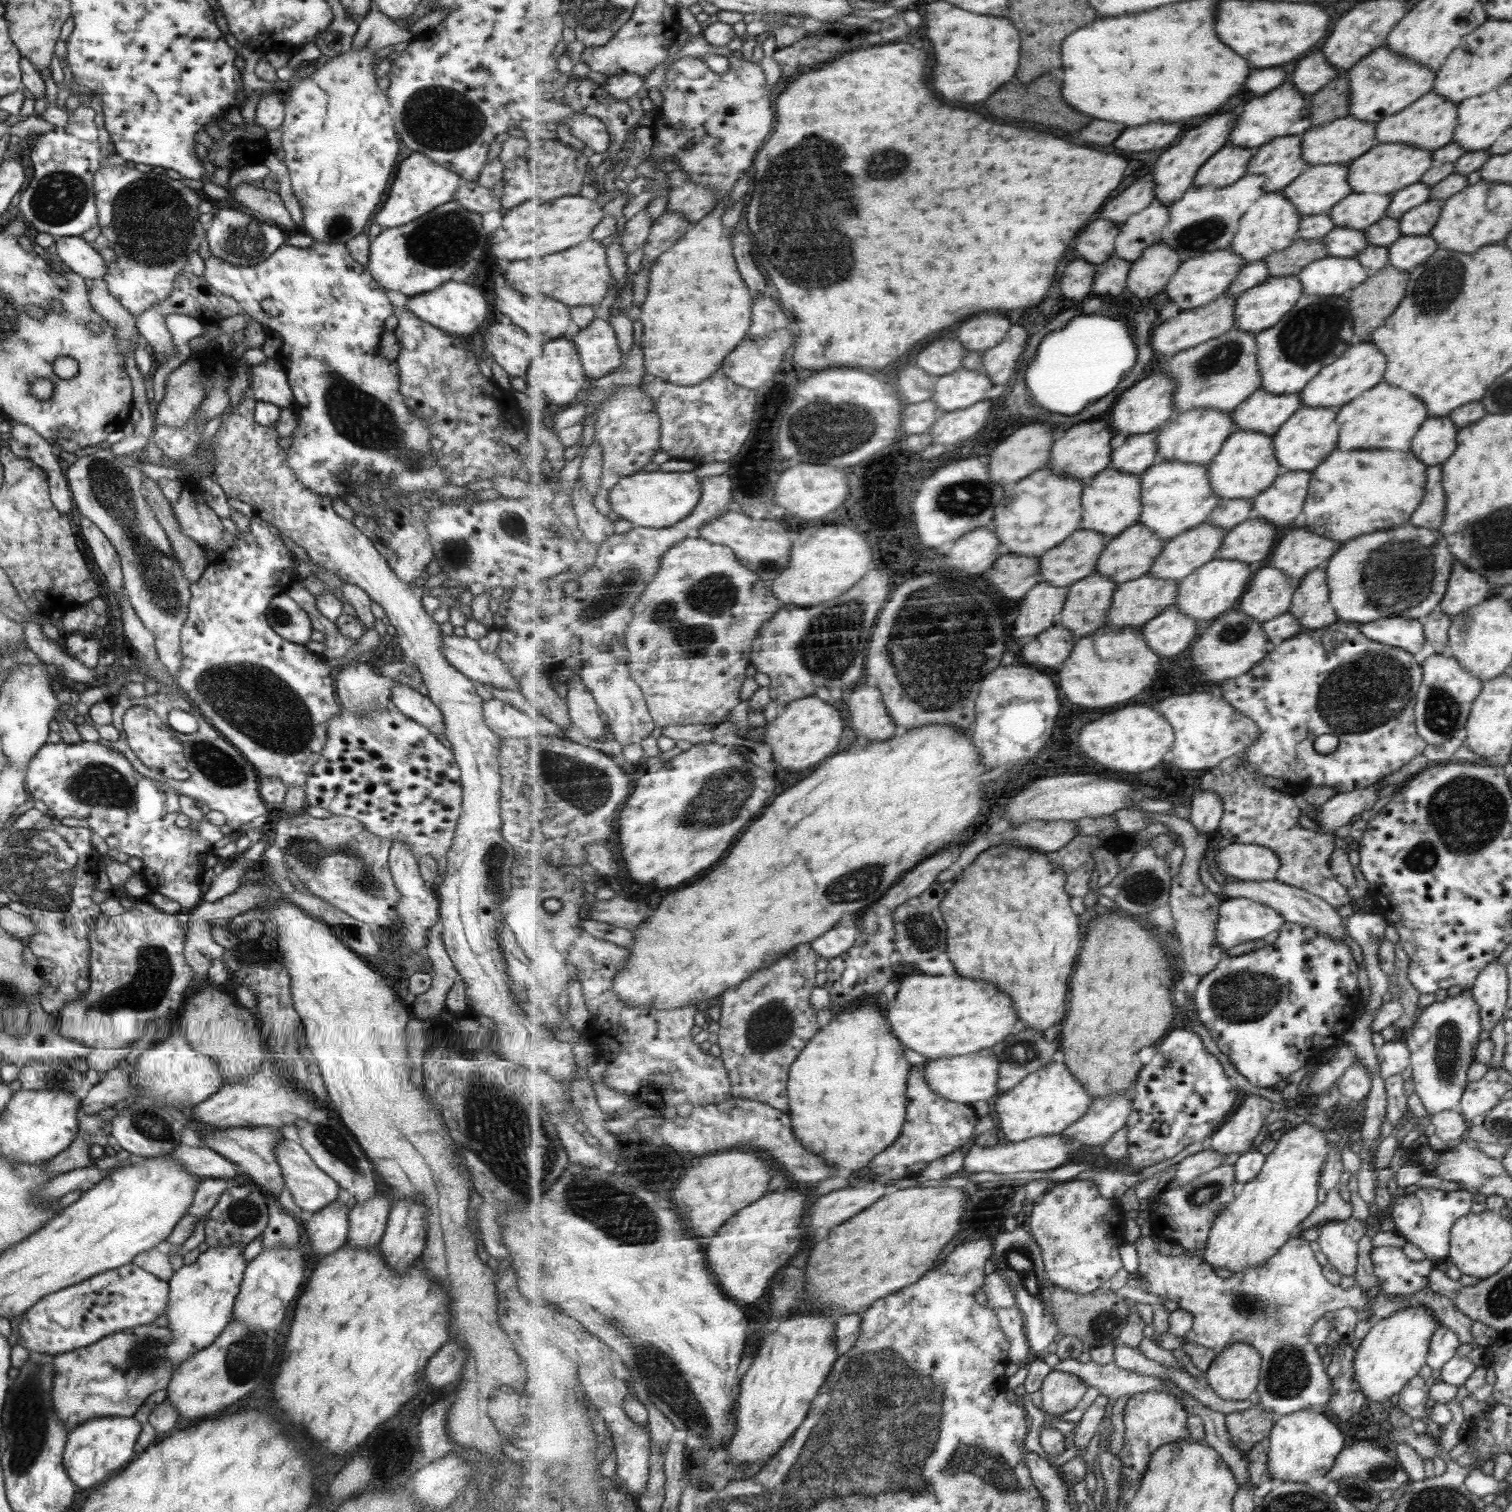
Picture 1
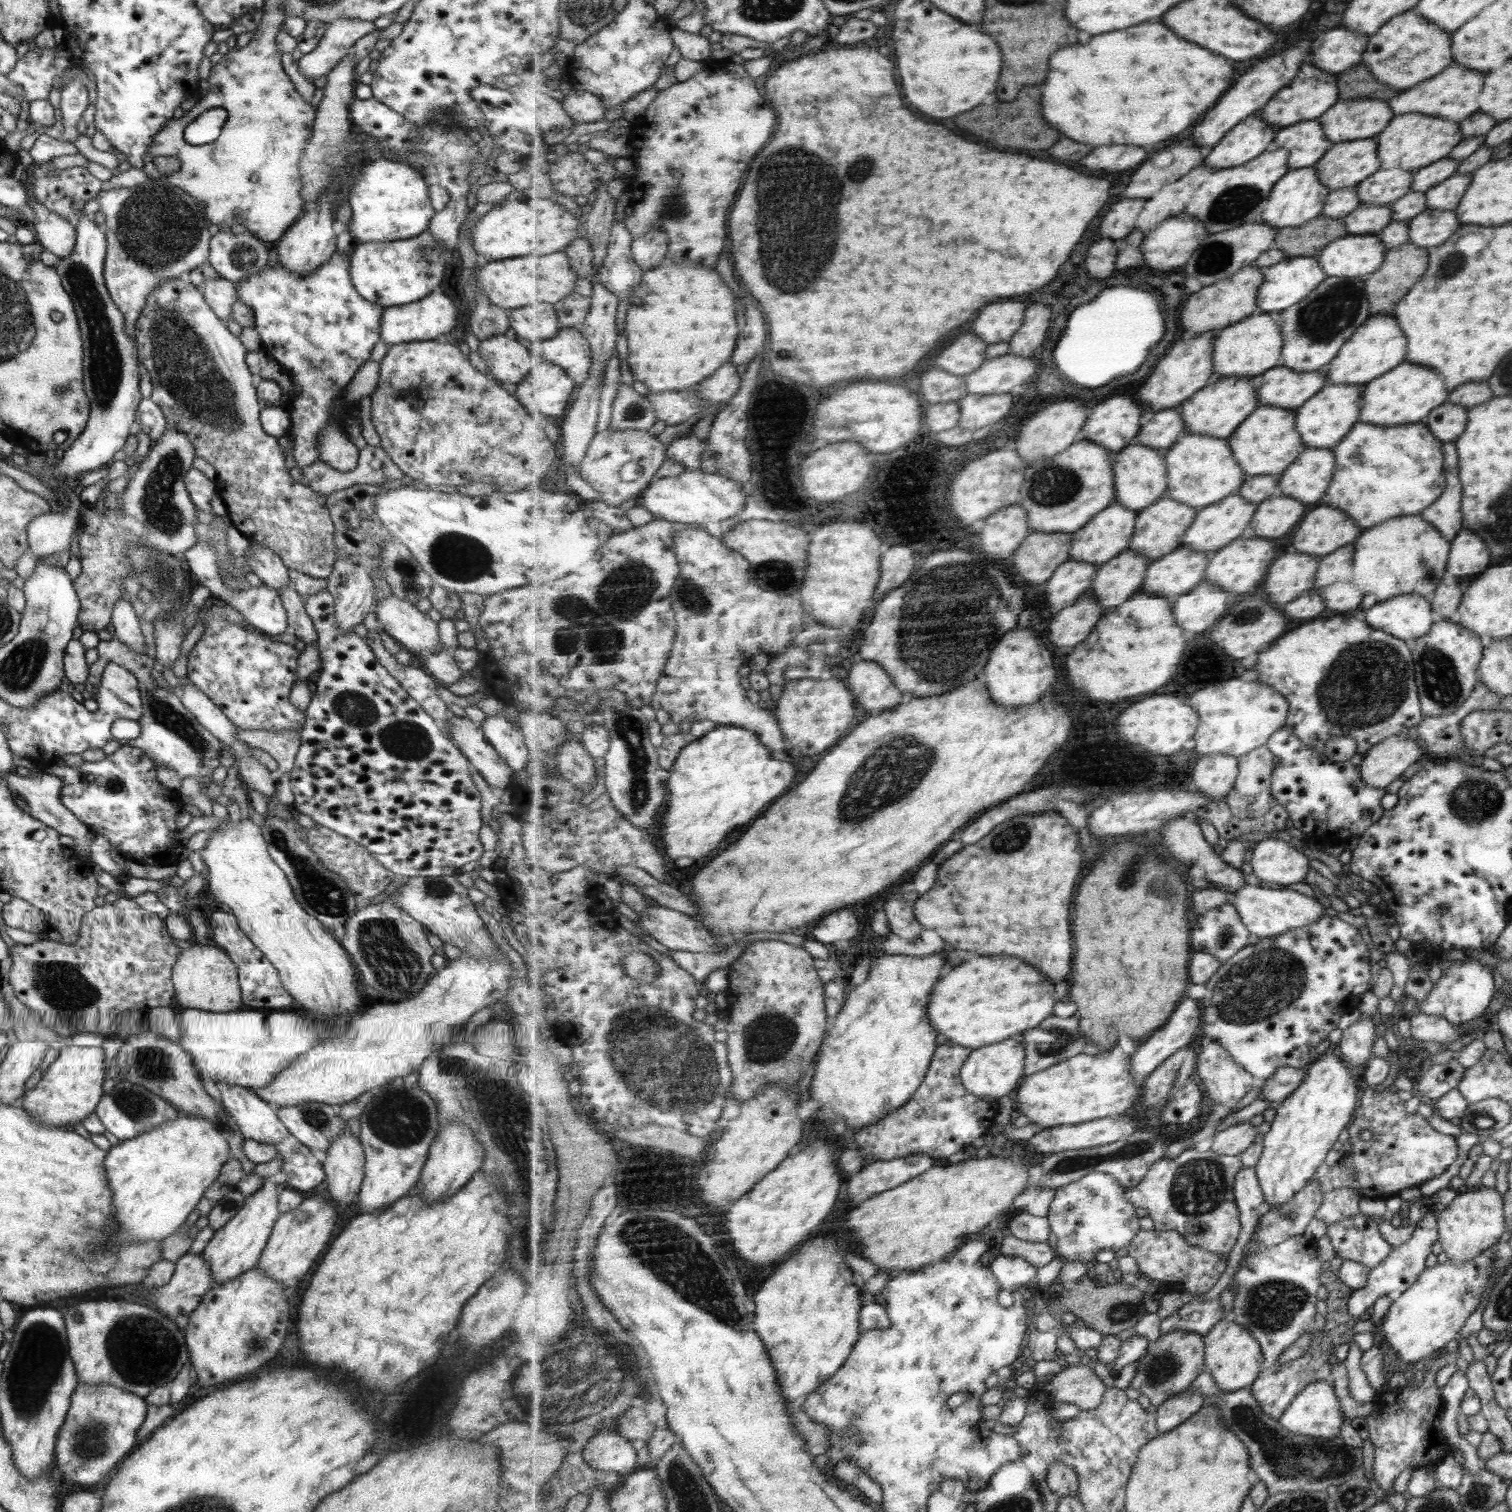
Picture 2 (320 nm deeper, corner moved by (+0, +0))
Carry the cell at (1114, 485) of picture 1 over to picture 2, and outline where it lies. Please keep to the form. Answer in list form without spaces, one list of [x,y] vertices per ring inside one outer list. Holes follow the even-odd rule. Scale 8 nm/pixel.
[[[1137,441],[1120,452],[1111,453],[1111,458],[1114,460],[1114,470],[1117,474],[1116,502],[1140,513],[1161,498],[1171,496],[1166,452]]]

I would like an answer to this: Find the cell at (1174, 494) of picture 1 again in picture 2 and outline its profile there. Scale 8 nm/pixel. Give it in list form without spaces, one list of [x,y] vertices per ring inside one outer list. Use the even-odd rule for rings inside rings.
[[[1185,432],[1167,452],[1172,498],[1198,510],[1240,493],[1247,472],[1239,465],[1229,439]]]

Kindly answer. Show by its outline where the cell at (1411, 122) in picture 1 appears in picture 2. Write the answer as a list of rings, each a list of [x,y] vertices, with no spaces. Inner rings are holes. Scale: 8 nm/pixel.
[[[1453,63],[1446,66],[1442,73],[1436,74],[1433,78],[1420,82],[1418,86],[1401,92],[1398,96],[1392,98],[1388,104],[1394,115],[1408,113],[1426,113],[1432,116],[1439,116],[1444,120],[1460,123],[1479,110],[1478,95],[1484,85],[1484,74],[1466,70],[1462,66]]]

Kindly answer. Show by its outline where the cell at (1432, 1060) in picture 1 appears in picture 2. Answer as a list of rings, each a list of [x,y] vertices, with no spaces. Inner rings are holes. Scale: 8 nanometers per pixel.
[[[1474,960],[1458,961],[1442,971],[1441,977],[1433,984],[1427,998],[1419,1002],[1420,1013],[1428,1016],[1442,1016],[1452,1026],[1474,1023],[1484,1016],[1496,992],[1492,969]]]

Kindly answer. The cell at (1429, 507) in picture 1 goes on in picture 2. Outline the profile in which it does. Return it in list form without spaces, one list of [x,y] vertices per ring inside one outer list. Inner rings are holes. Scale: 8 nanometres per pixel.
[[[1445,442],[1442,445],[1444,455],[1445,489],[1430,506],[1420,515],[1429,522],[1439,534],[1452,543],[1462,526],[1461,498],[1462,484],[1459,477],[1459,456],[1455,442]]]

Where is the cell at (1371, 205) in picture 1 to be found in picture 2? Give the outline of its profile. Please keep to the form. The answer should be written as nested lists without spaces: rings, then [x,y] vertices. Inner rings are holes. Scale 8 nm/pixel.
[[[1401,168],[1378,169],[1355,187],[1360,204],[1391,206],[1411,191],[1413,172]]]

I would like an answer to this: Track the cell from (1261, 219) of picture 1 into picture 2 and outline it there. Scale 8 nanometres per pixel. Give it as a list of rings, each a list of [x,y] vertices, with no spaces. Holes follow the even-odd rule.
[[[1316,166],[1291,169],[1276,185],[1272,197],[1270,197],[1269,206],[1264,213],[1264,220],[1279,230],[1304,226],[1322,214],[1322,207],[1324,207],[1329,191],[1329,187],[1319,177],[1319,170]]]

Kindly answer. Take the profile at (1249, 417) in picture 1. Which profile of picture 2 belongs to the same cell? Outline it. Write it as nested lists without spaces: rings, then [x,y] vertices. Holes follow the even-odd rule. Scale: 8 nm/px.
[[[1277,366],[1268,373],[1254,377],[1264,405],[1301,409],[1328,383],[1326,370],[1298,372],[1289,366]]]

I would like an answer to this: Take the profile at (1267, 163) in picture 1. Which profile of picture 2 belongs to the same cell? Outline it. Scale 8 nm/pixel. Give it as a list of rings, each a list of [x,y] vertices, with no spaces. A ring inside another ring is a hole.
[[[1314,120],[1279,130],[1273,147],[1290,149],[1289,165],[1292,169],[1303,169],[1316,166],[1325,153],[1333,148],[1333,142],[1325,137],[1321,122]]]

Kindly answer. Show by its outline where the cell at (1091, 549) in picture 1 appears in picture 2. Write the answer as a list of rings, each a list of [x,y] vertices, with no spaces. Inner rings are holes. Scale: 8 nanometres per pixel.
[[[1118,502],[1110,505],[1108,509],[1097,514],[1084,529],[1075,533],[1073,538],[1073,558],[1080,562],[1096,564],[1102,567],[1114,558],[1125,553],[1133,542],[1134,532],[1137,529],[1139,512],[1121,505]]]

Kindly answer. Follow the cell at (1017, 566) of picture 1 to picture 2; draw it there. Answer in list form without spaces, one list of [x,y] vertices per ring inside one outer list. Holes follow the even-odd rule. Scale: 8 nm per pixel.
[[[1032,531],[1029,538],[1026,538],[1021,549],[1016,553],[1016,568],[1024,580],[1044,584],[1048,582],[1057,570],[1065,562],[1073,558],[1072,534],[1044,534],[1044,532]]]

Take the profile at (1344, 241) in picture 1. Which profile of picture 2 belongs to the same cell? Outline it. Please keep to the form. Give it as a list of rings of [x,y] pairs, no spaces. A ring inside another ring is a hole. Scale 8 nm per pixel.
[[[1360,204],[1342,218],[1348,234],[1377,237],[1392,220],[1392,211],[1389,206],[1370,206],[1370,204]]]

